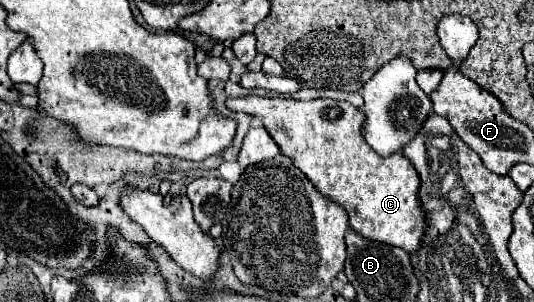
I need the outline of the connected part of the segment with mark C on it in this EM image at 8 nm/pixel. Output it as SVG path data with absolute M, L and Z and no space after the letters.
M245 96L231 98L227 106L237 112L247 112L251 116L259 116L265 122L265 128L271 132L273 140L279 144L281 152L291 156L293 162L301 168L301 172L321 190L321 194L339 202L349 214L349 226L369 240L377 240L389 246L399 246L409 254L415 254L427 230L427 216L419 202L421 178L415 166L401 154L395 152L387 158L379 156L363 138L365 116L359 108L345 100L295 100L295 98L261 98L261 96Z

